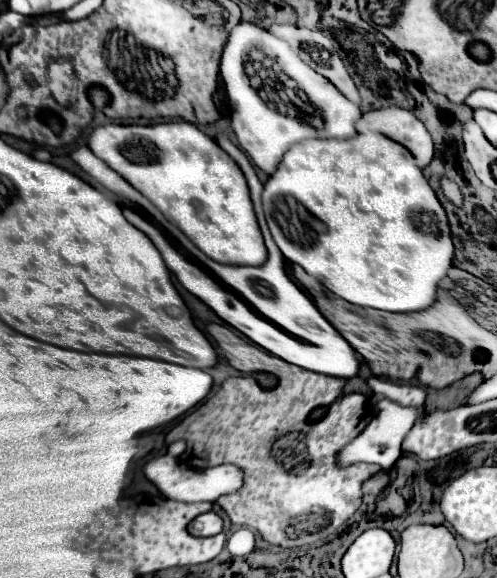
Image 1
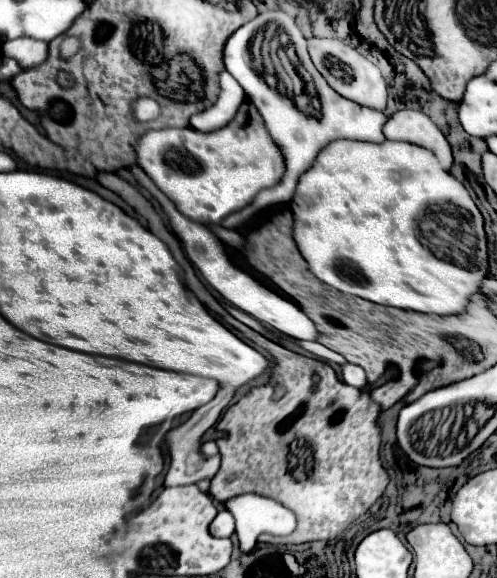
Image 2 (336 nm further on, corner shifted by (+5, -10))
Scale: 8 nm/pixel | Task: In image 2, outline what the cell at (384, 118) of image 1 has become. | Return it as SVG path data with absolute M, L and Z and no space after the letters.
M400 110L392 114L384 124L384 136L388 140L410 142L434 152L444 170L450 170L452 166L450 144L446 144L446 138L438 126L420 110Z

